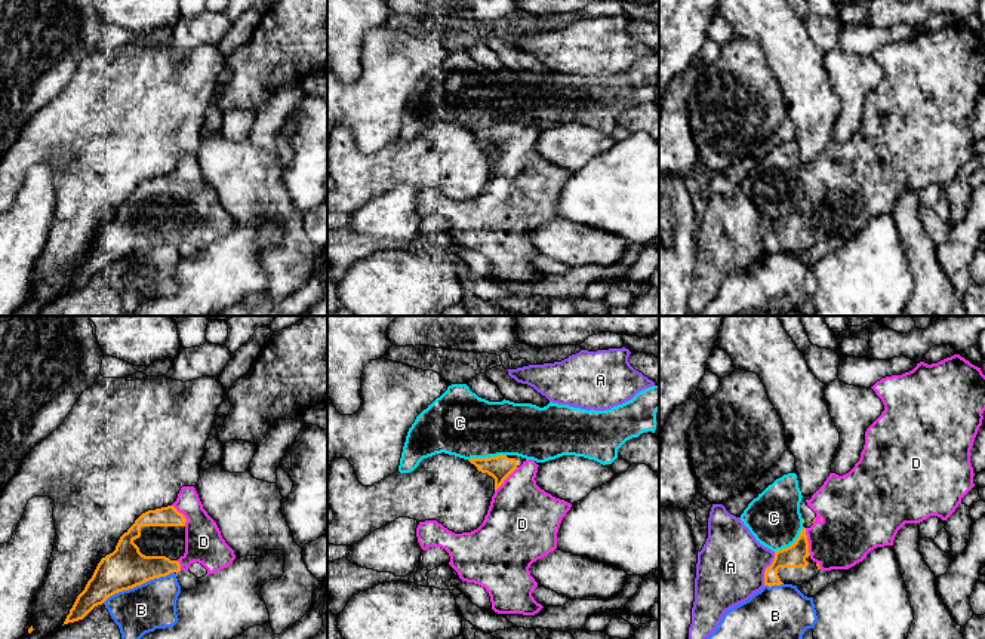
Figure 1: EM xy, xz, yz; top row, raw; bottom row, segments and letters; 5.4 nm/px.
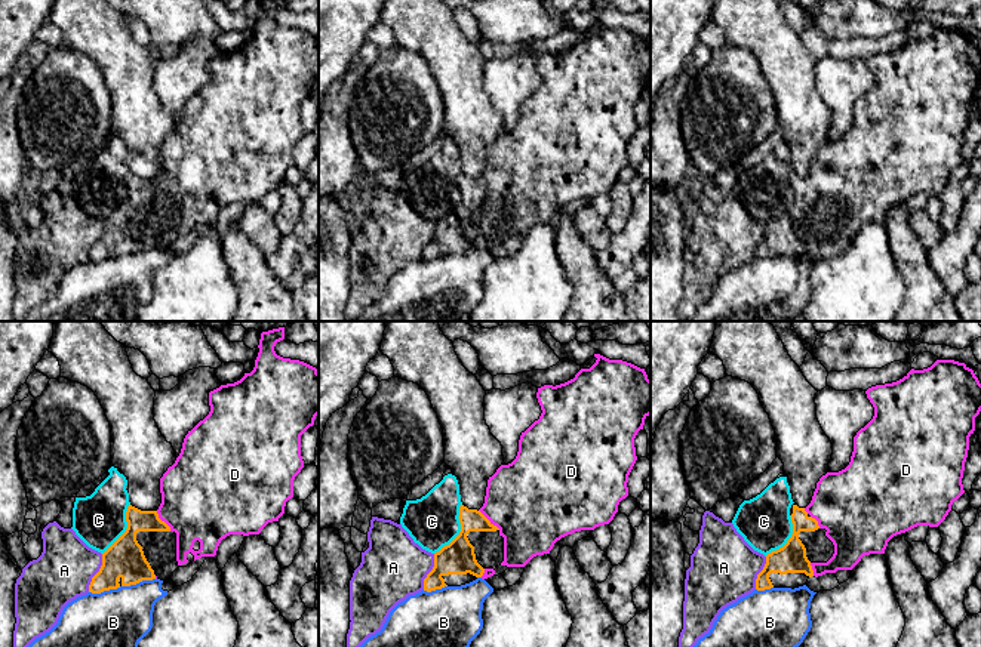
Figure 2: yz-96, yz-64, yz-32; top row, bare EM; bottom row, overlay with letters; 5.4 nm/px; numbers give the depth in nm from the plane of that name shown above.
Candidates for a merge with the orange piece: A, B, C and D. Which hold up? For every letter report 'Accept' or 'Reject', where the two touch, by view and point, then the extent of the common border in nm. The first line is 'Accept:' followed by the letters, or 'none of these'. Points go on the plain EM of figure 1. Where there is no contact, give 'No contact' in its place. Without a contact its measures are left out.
Accept: D
A: Reject. Touches orange at yz (766, 236). Shared border 200 nm
B: Reject. Touches orange at xy (138, 252). Shared border 420 nm
C: Reject. Touches orange at xz (486, 126). Shared border 200 nm
D: Accept. Touches orange at yz (807, 209). Shared border 160 nm

